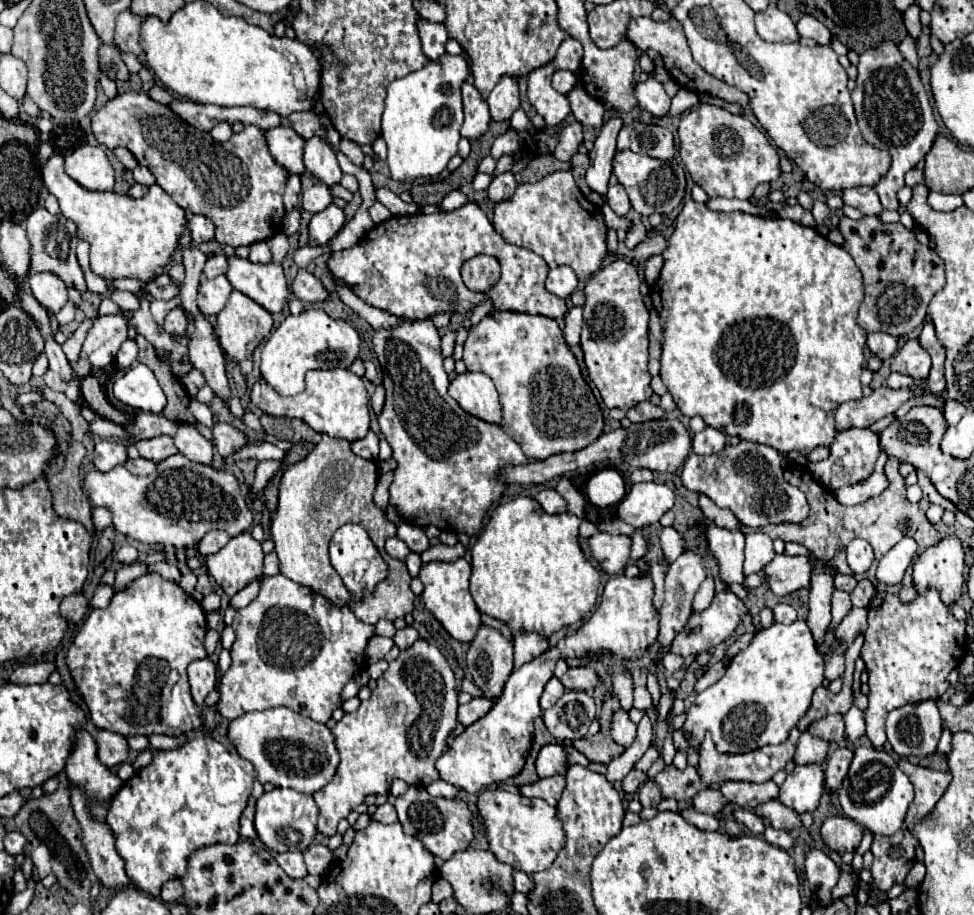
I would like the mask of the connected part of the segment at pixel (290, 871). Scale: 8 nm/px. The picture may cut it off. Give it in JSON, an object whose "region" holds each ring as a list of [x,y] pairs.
{"region":[[[286,851],[286,853],[278,853],[276,855],[276,863],[282,867],[282,871],[292,877],[292,879],[302,879],[306,877],[306,865],[304,865],[304,857],[300,851]]]}

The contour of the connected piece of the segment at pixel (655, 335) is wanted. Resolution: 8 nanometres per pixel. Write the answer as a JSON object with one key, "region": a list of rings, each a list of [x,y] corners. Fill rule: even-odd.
{"region":[[[652,309],[649,320],[649,361],[648,370],[652,375],[660,371],[660,345],[662,345],[662,327],[656,309]]]}

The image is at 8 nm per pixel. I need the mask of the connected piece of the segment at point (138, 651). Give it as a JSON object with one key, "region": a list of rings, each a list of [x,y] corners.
{"region":[[[146,573],[128,589],[118,591],[106,609],[92,609],[86,623],[74,637],[66,661],[84,703],[90,709],[90,719],[98,729],[108,729],[128,735],[184,735],[204,729],[198,705],[190,695],[186,667],[194,659],[206,657],[204,651],[206,615],[192,595],[184,593],[176,583],[162,579],[158,573]]]}

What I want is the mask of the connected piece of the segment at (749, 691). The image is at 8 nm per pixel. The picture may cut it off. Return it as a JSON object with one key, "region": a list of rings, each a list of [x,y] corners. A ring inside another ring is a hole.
{"region":[[[796,619],[796,623],[792,625],[774,623],[768,629],[760,629],[754,635],[752,643],[732,659],[724,677],[698,693],[696,701],[688,709],[688,719],[682,727],[686,733],[686,741],[696,747],[710,731],[712,741],[716,743],[720,753],[744,753],[764,745],[784,743],[790,729],[796,727],[798,719],[810,707],[812,691],[816,689],[816,675],[824,675],[824,659],[814,649],[814,637],[804,619]]]}

